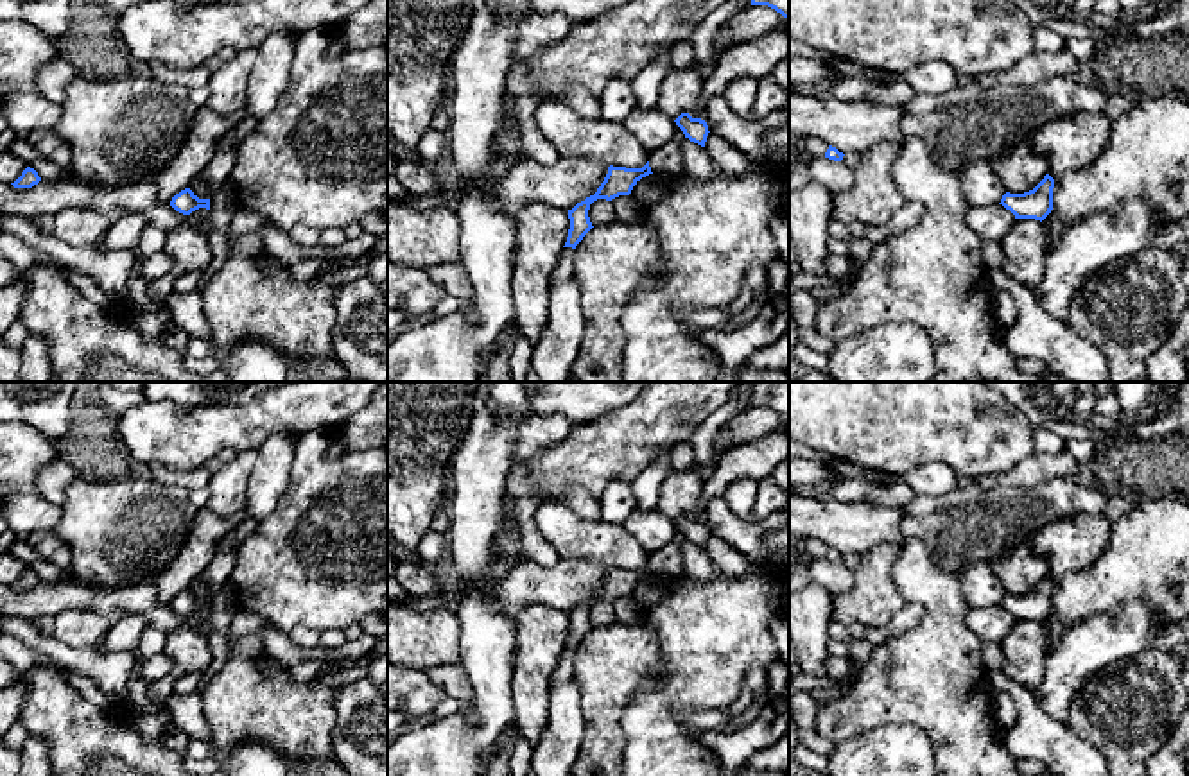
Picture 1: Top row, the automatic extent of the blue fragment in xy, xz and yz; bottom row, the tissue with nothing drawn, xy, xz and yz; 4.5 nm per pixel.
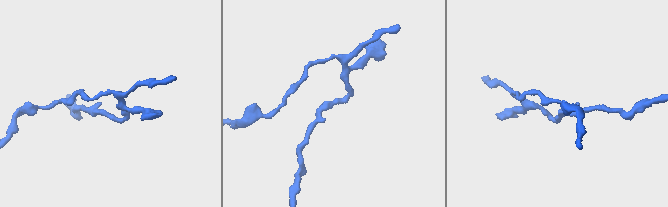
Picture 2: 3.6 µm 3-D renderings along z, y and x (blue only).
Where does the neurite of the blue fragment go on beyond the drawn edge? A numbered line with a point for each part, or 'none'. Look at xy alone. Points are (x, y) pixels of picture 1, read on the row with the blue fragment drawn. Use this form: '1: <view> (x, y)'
none

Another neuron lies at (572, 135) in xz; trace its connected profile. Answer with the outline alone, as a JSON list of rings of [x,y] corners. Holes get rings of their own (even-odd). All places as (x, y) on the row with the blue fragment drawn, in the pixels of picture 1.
[[[543,100],[534,120],[542,136],[563,158],[586,158],[626,168],[642,168],[647,163],[647,152],[624,124],[581,116],[563,100]]]

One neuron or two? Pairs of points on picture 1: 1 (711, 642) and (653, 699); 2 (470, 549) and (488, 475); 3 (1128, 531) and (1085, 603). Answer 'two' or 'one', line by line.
1: one
2: one
3: one

